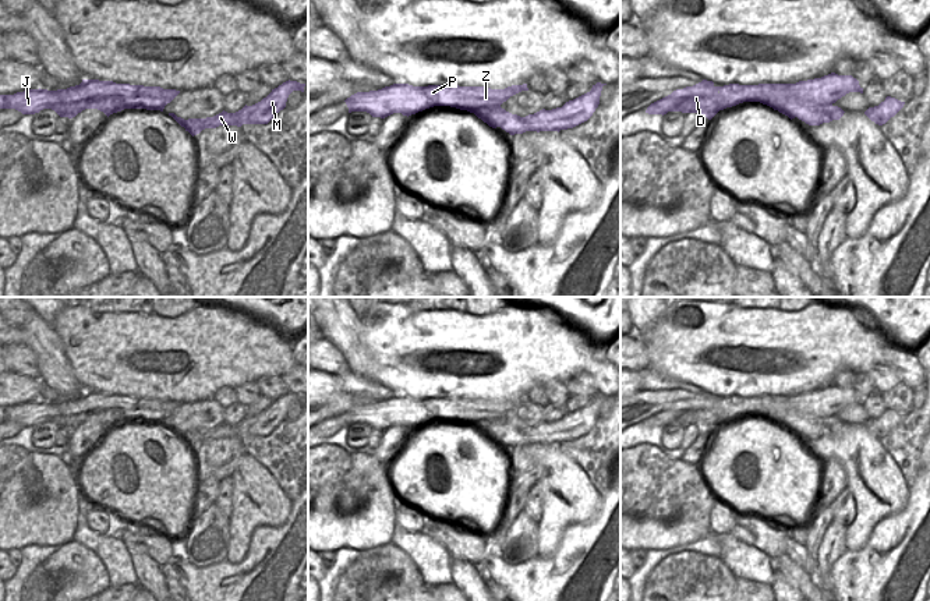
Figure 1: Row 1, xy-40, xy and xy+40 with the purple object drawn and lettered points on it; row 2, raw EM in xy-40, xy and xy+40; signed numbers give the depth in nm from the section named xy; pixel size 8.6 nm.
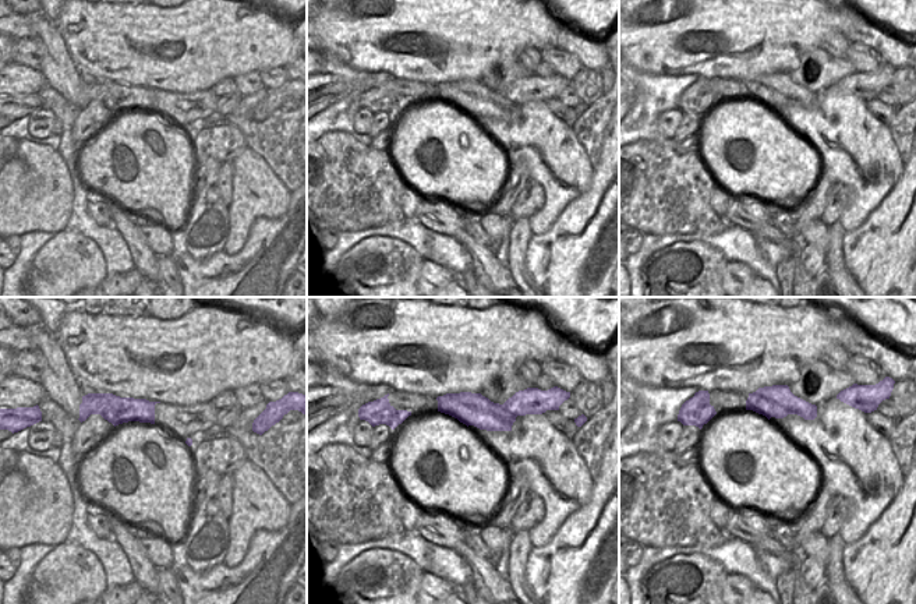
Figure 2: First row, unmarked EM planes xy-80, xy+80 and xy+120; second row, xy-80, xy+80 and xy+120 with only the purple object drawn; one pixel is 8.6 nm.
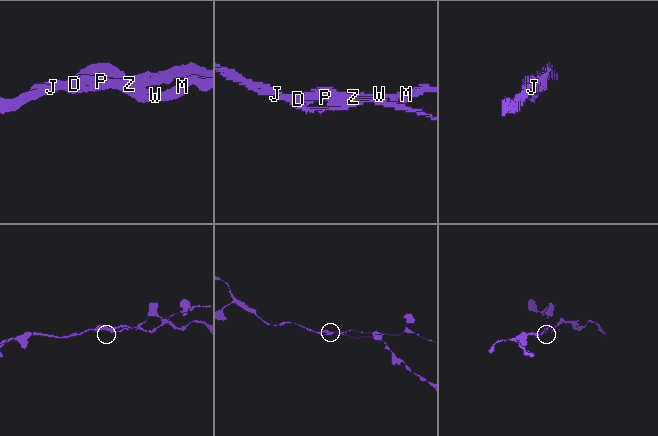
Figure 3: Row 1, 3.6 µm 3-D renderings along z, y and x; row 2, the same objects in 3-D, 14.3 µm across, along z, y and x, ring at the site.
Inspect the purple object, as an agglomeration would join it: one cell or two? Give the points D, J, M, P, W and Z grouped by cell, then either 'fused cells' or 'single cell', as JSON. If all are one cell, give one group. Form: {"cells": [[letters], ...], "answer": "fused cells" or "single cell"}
{"cells": [["D", "M", "W"], ["J", "P", "Z"]], "answer": "fused cells"}

